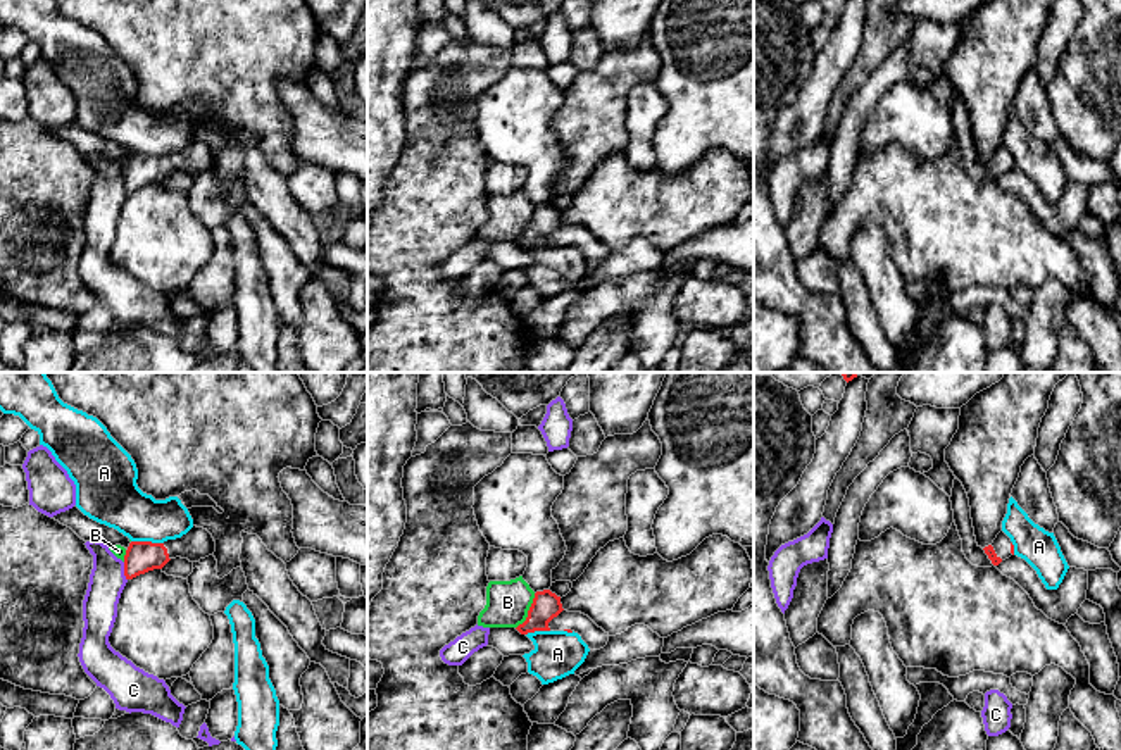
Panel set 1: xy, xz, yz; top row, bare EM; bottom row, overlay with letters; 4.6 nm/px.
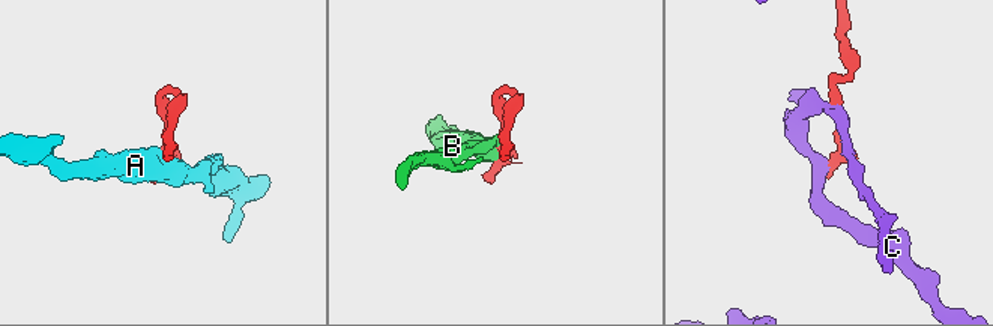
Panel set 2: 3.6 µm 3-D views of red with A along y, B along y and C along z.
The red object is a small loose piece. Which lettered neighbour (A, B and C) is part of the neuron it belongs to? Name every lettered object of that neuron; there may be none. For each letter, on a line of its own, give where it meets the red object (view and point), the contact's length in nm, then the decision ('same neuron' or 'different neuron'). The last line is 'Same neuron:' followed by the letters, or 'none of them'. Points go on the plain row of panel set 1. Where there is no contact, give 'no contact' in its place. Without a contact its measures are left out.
A: meets red in xy at (147, 156); contact 150 nm long; different neuron
B: meets red in xz at (528, 224); contact 190 nm long; different neuron
C: meets red in xy at (125, 185); contact 90 nm long; different neuron
Same neuron: none of them

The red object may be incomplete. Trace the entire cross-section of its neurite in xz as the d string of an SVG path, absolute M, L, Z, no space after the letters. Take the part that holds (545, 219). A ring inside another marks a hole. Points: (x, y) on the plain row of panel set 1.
M550 203L535 207L526 234L516 243L521 248L535 245L574 245L590 264L600 264L609 255L609 247L598 241L588 229L564 224L560 210Z

